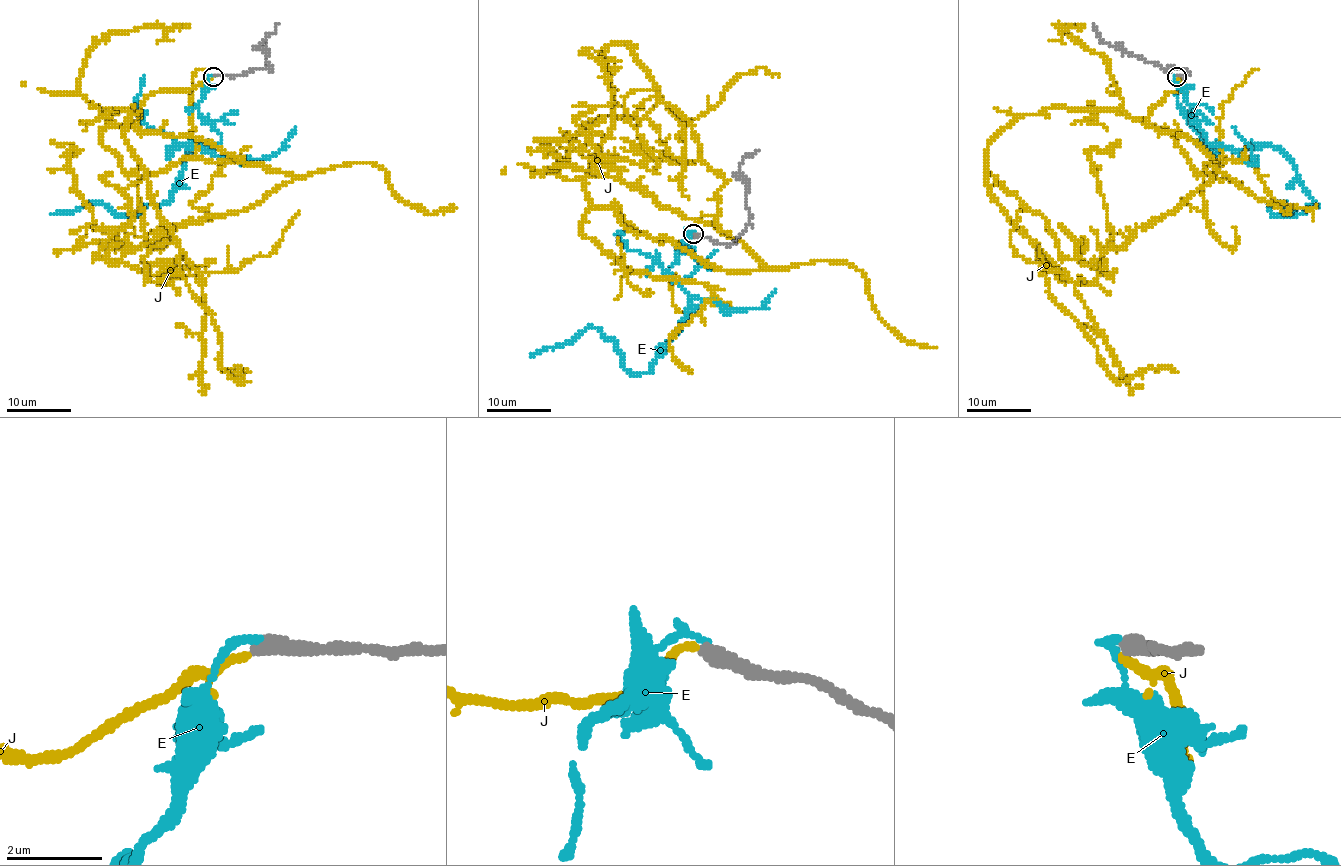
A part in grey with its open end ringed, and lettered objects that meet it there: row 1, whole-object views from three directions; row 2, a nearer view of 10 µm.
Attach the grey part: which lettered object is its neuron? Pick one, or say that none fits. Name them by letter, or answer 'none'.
J

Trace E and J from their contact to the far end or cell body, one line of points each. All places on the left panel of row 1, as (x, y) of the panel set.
E: (215, 74), (197, 110), (220, 140), (185, 160), (168, 201), (136, 216), (91, 201), (51, 214)
J: (214, 76), (149, 94), (131, 126), (291, 181), (106, 261), (131, 213), (111, 172)

